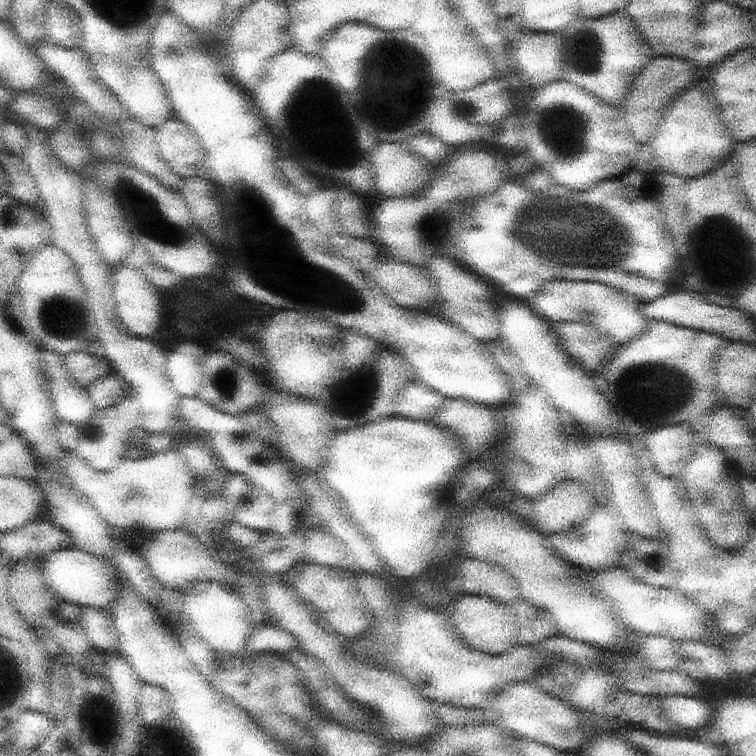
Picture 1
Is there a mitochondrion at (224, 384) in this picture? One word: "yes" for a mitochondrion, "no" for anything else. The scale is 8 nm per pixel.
yes

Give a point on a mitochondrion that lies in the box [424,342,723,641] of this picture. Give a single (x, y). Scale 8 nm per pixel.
(667, 388)

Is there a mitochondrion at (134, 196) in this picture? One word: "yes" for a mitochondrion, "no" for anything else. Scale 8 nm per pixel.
yes

